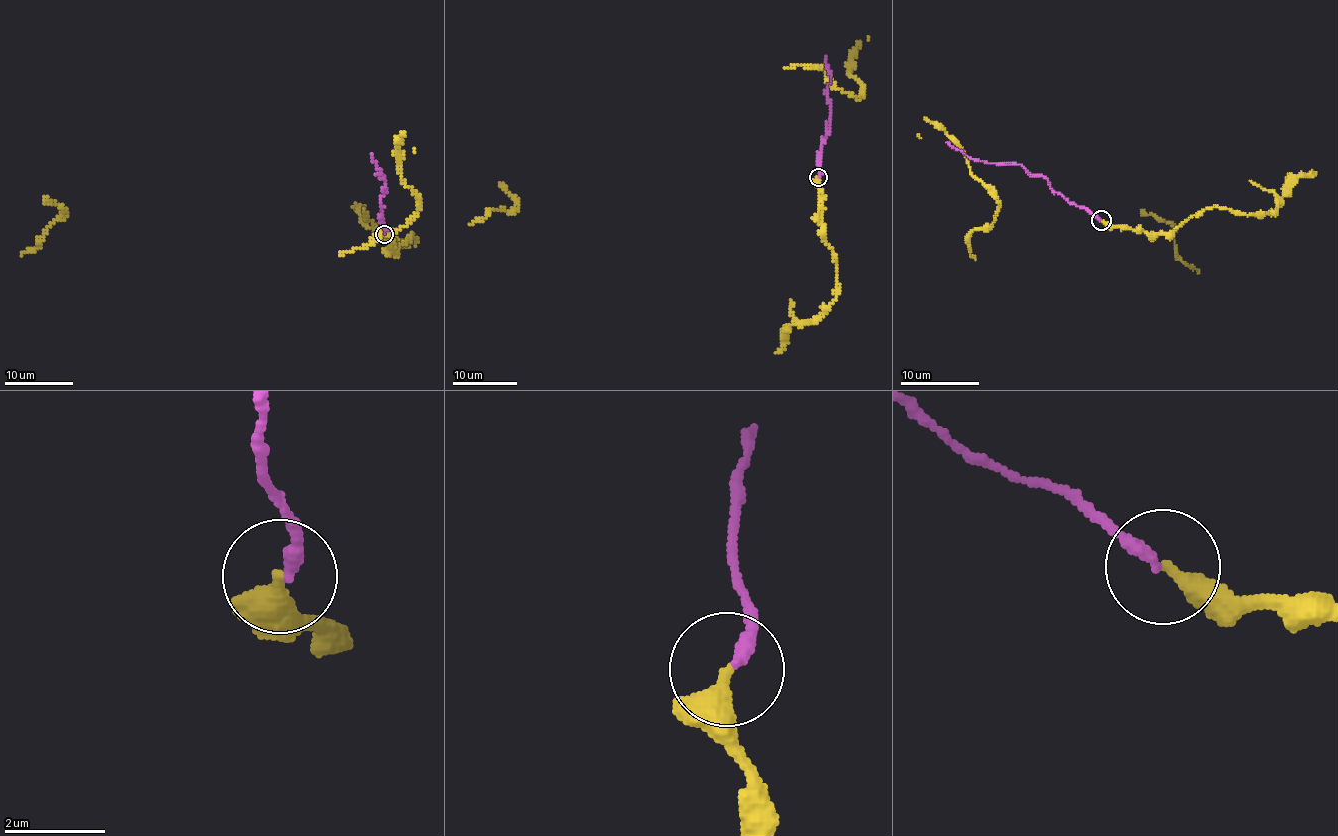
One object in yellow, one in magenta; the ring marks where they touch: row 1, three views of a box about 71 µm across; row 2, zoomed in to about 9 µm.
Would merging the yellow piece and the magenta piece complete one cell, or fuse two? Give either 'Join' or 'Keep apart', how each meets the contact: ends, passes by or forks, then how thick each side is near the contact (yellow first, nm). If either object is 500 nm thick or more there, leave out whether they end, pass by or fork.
Keep apart. At the ring yellow ends. At the ring magenta ends. Thickness 360 nm (yellow) against 240 nm

